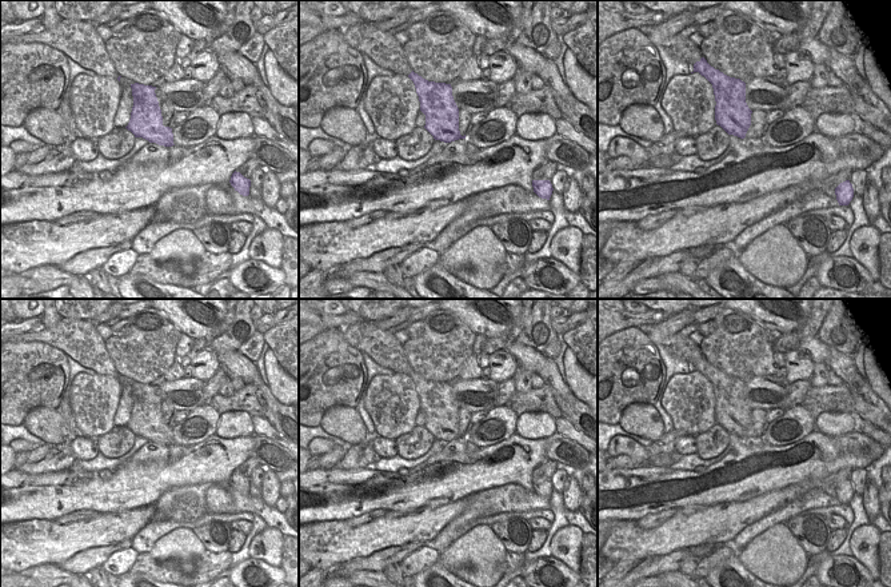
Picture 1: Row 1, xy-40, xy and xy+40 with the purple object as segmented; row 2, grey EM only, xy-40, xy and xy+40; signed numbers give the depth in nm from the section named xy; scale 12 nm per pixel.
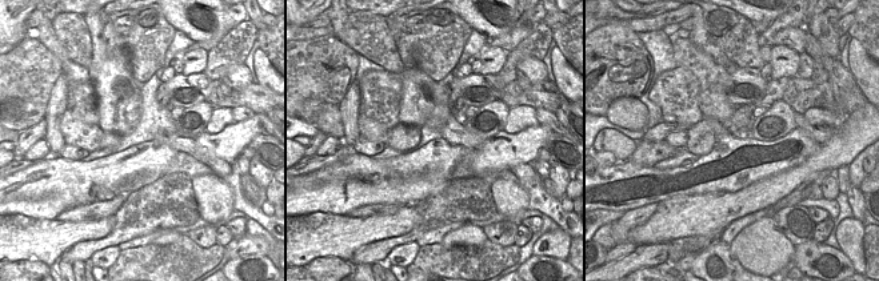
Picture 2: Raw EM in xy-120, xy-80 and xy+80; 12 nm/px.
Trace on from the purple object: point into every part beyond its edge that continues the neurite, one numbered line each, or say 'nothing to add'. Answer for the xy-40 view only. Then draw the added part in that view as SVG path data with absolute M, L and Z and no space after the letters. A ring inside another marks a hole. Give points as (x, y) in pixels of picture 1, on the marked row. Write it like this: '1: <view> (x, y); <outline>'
nothing to add

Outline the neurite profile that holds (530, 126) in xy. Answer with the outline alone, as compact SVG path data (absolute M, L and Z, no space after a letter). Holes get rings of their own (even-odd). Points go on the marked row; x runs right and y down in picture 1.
M523 113L516 123L516 135L526 140L546 140L555 132L555 120L547 113Z

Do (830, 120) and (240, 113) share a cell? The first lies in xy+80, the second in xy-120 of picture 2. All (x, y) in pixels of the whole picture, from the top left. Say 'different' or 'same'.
different

